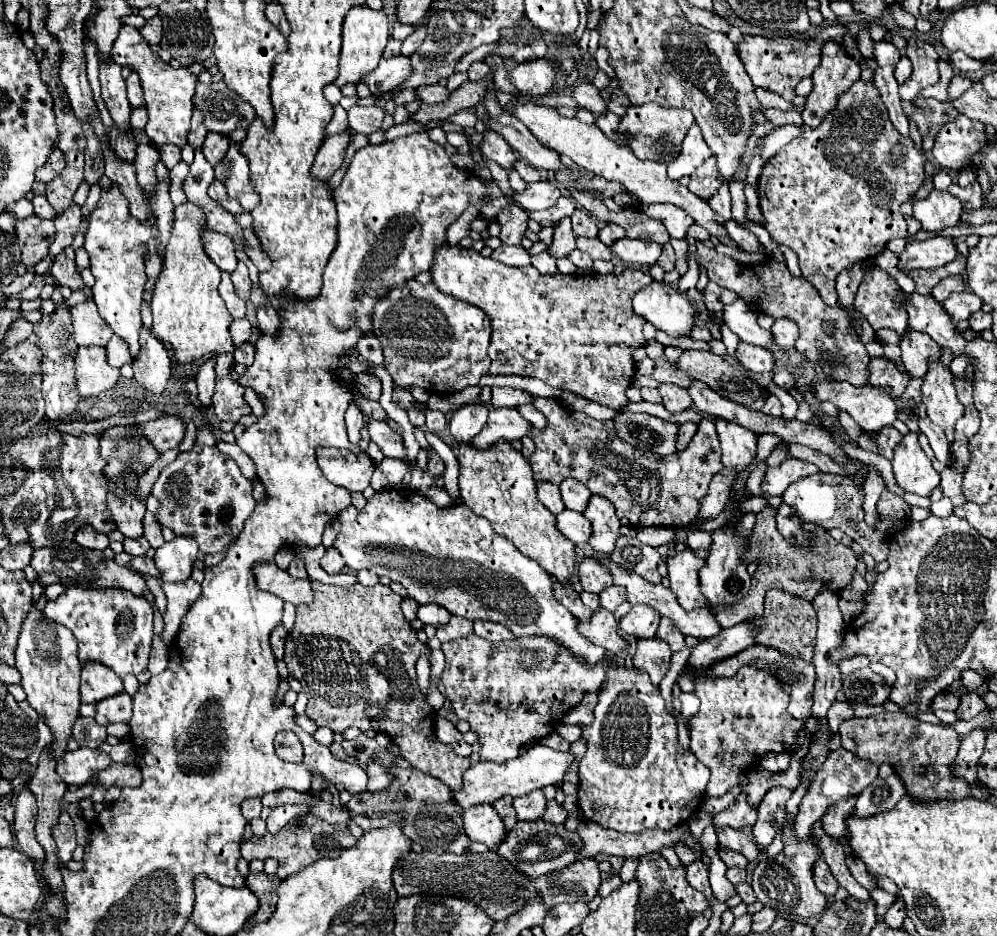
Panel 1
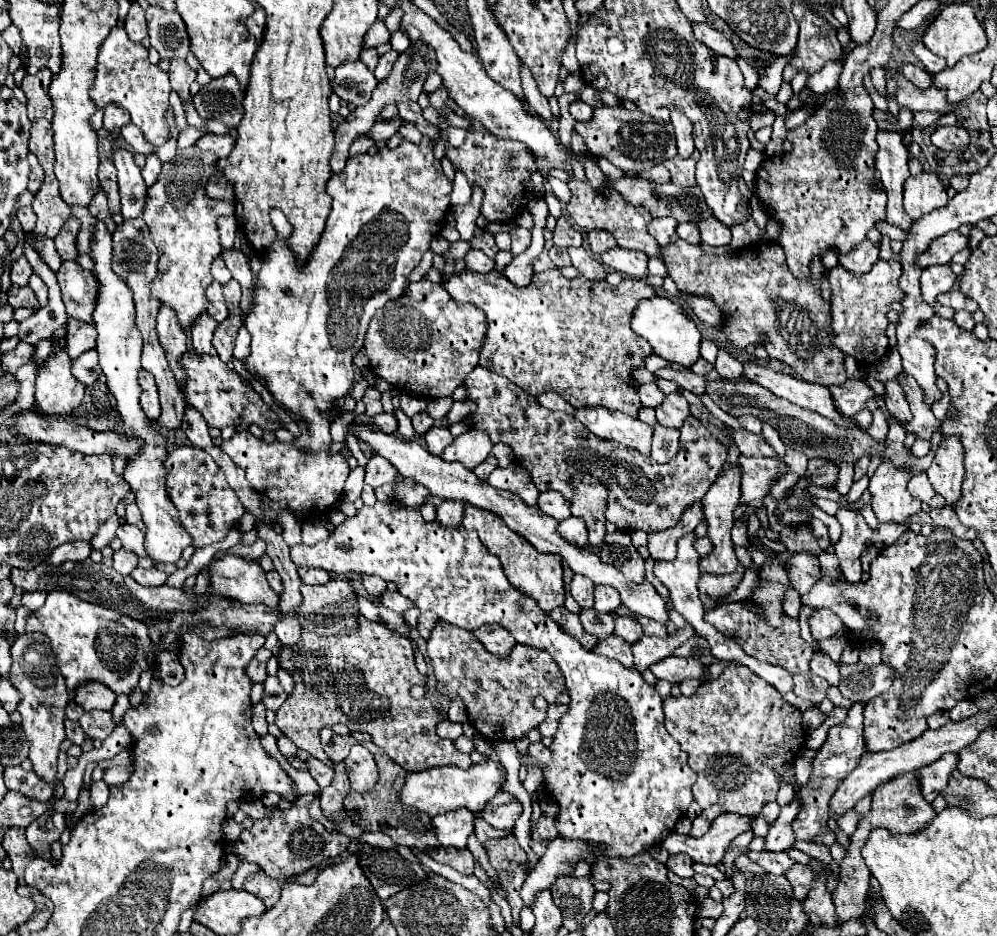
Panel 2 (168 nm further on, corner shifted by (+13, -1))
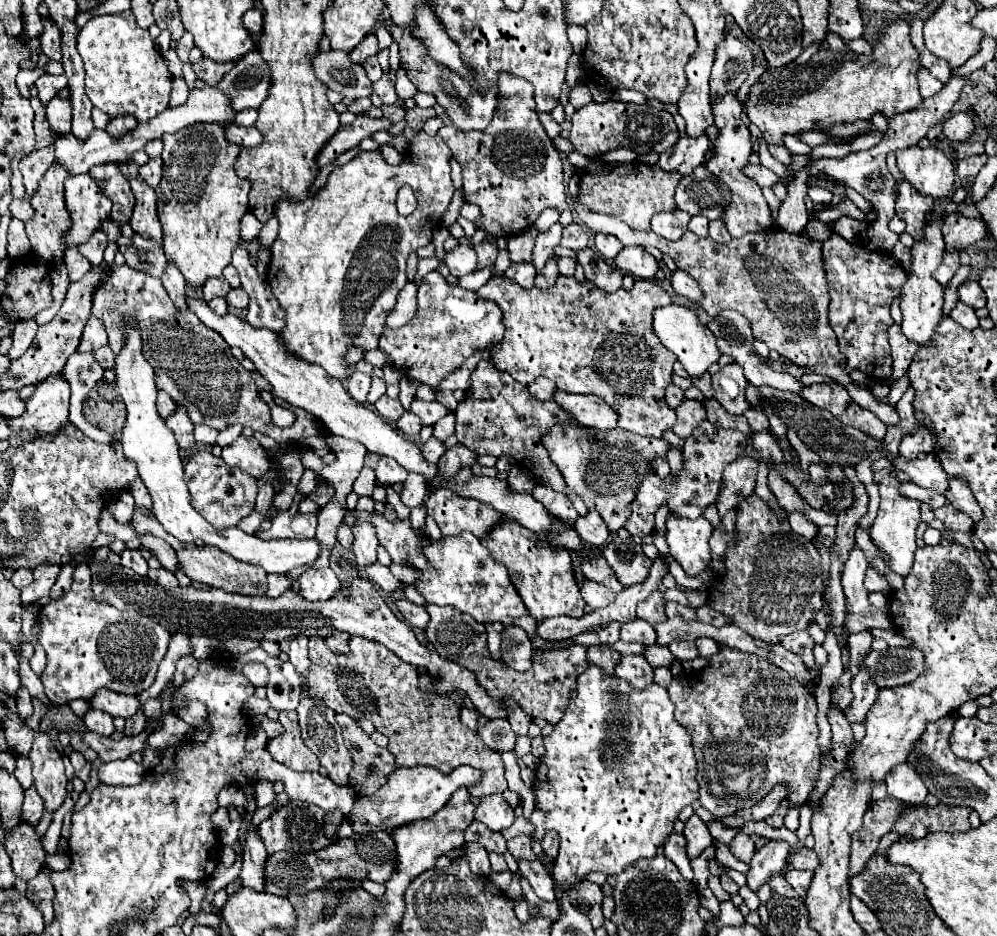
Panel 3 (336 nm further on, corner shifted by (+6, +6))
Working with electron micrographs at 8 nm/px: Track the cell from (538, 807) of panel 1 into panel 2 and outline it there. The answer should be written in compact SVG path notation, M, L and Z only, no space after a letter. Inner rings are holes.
M499 791L497 797L493 797L487 803L487 809L479 813L479 817L495 829L513 829L519 815L521 815L521 803L511 793L505 791Z

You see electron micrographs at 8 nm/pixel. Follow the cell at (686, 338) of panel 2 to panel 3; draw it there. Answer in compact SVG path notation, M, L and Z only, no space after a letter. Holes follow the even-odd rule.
M674 302L668 304L668 306L658 306L654 310L652 328L654 328L654 334L658 336L658 340L670 352L676 354L676 358L680 360L680 364L684 366L684 370L690 376L702 376L708 370L708 366L720 358L720 350L716 346L714 334L704 324L700 324L698 316L686 306L680 306L680 304L674 304Z

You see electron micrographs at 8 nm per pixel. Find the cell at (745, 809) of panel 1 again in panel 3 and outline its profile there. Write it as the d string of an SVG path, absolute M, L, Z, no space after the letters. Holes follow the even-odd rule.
M692 814L690 820L686 822L684 836L686 836L686 842L688 842L690 858L696 858L704 848L708 848L714 842L714 838L708 830L708 824L698 814Z

